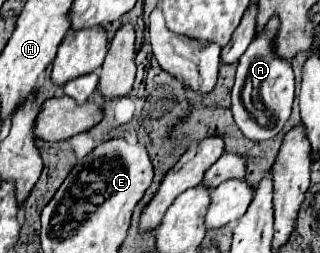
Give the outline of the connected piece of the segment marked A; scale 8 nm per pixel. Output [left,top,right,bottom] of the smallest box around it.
[232,38,294,142]

